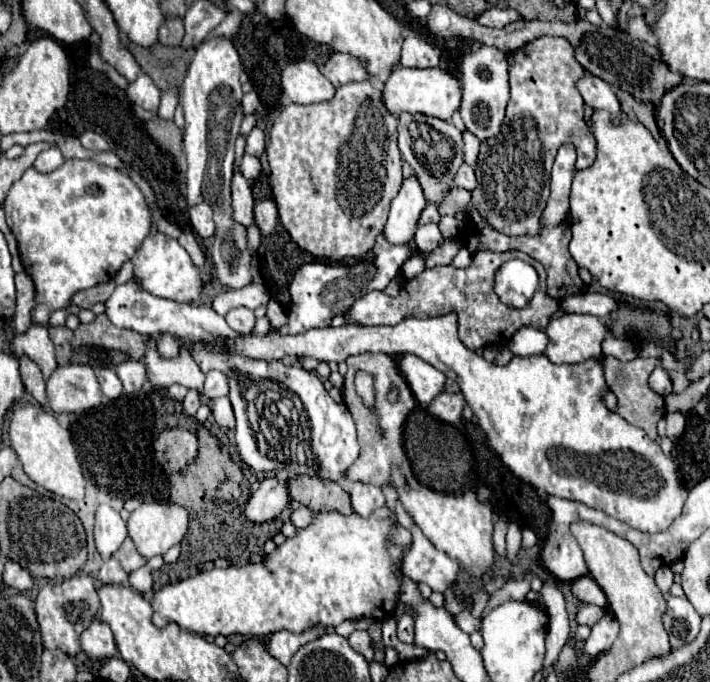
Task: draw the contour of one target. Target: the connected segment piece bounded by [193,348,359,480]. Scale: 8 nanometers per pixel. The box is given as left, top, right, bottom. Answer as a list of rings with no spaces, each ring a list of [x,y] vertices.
[[[197,348],[193,358],[203,372],[217,368],[229,376],[229,400],[237,418],[235,444],[241,460],[253,472],[287,470],[327,480],[345,478],[345,468],[359,456],[355,424],[345,404],[337,404],[329,396],[317,374],[289,362],[241,360],[233,352],[225,356],[225,352],[205,352],[205,348]]]

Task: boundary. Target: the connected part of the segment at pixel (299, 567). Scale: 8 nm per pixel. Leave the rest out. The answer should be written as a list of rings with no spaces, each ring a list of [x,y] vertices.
[[[387,506],[373,510],[369,518],[363,518],[355,512],[349,516],[333,510],[313,512],[313,522],[307,528],[297,528],[293,538],[287,538],[271,554],[265,554],[261,562],[213,568],[209,572],[201,572],[193,578],[161,588],[153,598],[153,622],[163,628],[169,620],[173,620],[183,630],[197,632],[201,636],[267,636],[279,630],[299,634],[315,624],[327,628],[359,618],[373,618],[381,622],[395,614],[403,584],[403,572],[399,568],[403,548],[397,544],[387,546],[393,526],[395,518]]]

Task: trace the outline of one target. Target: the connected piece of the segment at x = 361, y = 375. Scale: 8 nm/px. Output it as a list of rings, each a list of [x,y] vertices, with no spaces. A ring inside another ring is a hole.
[[[359,370],[355,374],[355,390],[357,390],[357,396],[361,398],[361,402],[367,408],[375,406],[375,380],[373,380],[373,376],[369,372]]]

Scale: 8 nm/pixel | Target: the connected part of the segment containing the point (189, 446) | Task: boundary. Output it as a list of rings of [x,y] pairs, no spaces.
[[[163,430],[157,434],[153,446],[157,448],[157,460],[167,468],[167,470],[175,470],[179,472],[189,460],[193,460],[197,456],[197,436],[193,432],[187,430]]]

